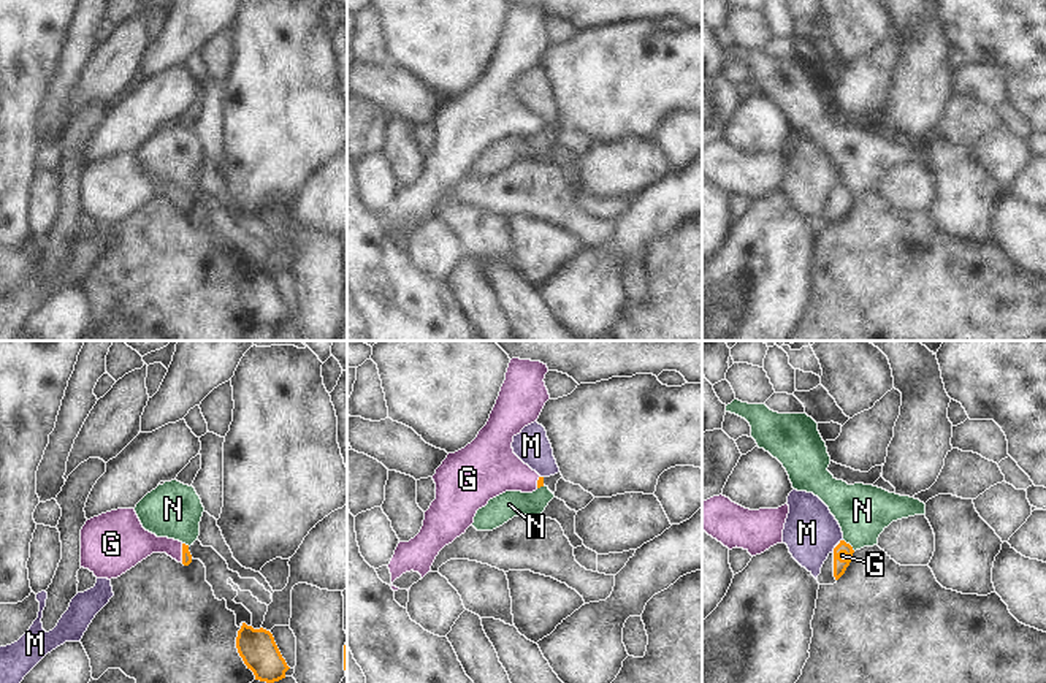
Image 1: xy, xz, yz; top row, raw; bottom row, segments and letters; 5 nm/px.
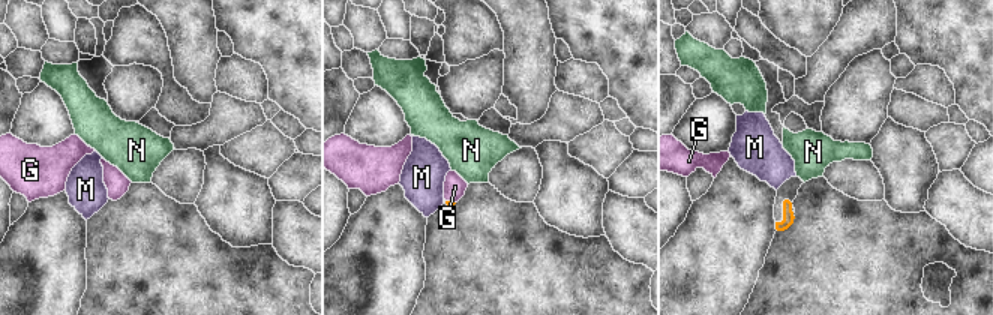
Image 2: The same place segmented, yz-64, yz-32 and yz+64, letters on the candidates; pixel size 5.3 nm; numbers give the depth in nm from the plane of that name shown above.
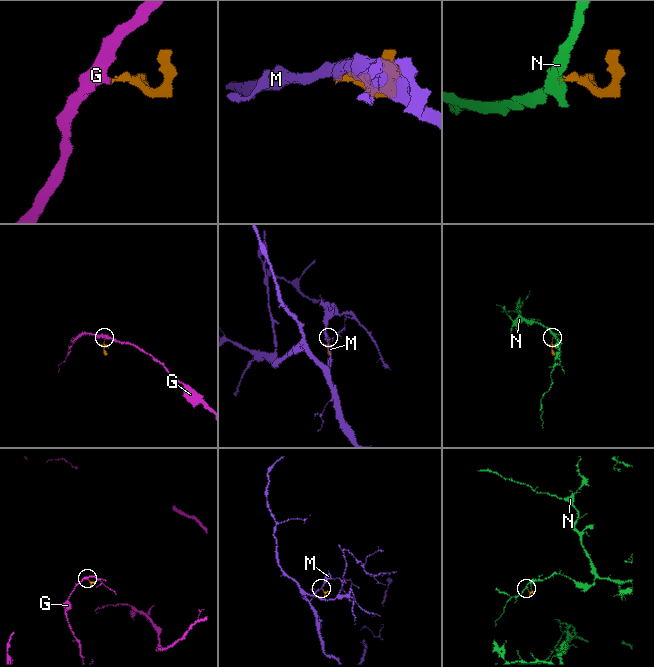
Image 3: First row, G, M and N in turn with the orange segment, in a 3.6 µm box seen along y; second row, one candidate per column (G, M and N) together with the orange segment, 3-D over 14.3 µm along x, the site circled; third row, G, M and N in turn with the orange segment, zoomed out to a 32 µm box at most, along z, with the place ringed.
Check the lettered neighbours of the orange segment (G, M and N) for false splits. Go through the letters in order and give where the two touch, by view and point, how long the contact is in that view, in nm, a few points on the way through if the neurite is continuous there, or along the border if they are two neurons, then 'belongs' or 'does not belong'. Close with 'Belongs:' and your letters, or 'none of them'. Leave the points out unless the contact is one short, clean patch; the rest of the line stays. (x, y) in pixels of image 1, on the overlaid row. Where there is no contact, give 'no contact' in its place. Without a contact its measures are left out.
G: contact xy (183, 553); length 100 nm; way xy (186, 555), (183, 553), (168, 545), (135, 544); belongs
M: contact yz (834, 550); length 40 nm; border yz (836, 547), (832, 552); does not belong
N: contact yz (850, 545); length 90 nm; border yz (843, 539), (855, 550); does not belong
Belongs: G

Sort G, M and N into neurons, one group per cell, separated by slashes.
G / M / N

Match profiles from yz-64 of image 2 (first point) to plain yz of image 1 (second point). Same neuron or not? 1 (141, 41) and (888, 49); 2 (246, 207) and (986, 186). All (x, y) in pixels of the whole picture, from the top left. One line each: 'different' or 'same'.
1: different
2: same

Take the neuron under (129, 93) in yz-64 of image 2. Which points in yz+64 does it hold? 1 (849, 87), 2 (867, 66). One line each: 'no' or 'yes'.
1: no
2: no

